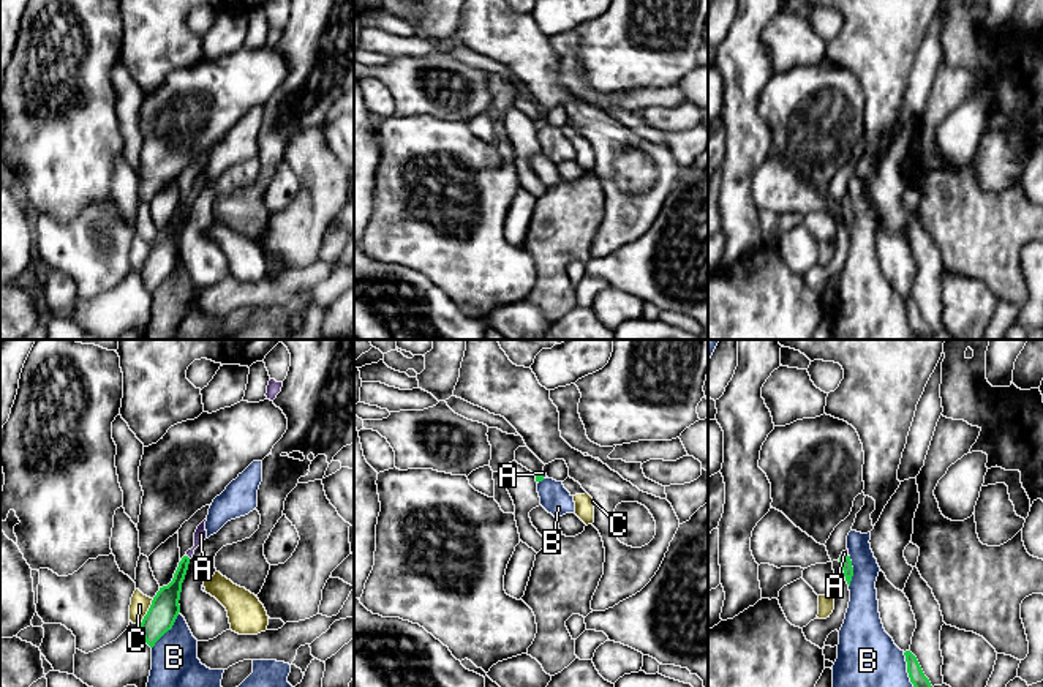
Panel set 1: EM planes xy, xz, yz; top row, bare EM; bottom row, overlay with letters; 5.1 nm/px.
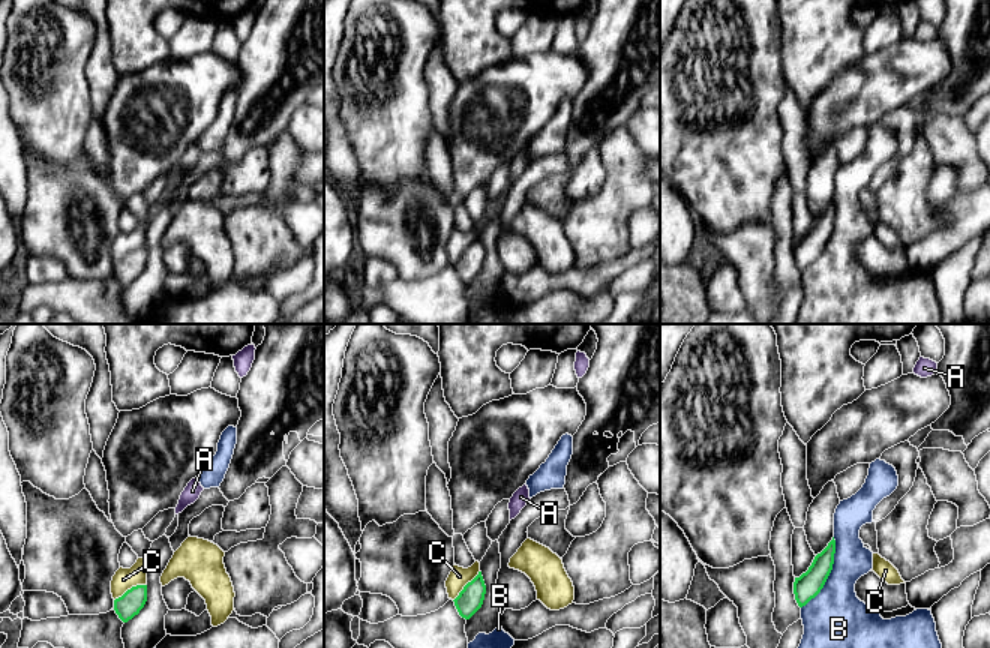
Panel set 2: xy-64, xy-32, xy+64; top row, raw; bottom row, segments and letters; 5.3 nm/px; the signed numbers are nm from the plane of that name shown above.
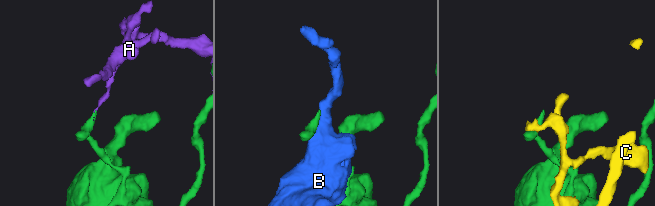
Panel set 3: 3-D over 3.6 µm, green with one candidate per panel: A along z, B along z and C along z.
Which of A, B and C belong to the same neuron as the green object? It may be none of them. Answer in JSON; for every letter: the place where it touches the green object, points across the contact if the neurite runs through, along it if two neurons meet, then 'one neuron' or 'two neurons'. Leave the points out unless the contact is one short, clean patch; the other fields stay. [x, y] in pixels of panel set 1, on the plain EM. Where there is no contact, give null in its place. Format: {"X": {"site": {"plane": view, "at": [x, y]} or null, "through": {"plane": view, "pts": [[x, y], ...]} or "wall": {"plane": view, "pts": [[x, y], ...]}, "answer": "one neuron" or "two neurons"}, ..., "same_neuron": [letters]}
{"A": {"site": {"plane": "xy", "at": [187, 202]}, "through": {"plane": "xy", "pts": [[166, 247], [187, 202], [201, 180]]}, "answer": "one neuron"}, "B": {"site": {"plane": "xy", "at": [168, 275]}, "answer": "two neurons"}, "C": {"site": {"plane": "xy", "at": [147, 258]}, "answer": "two neurons"}, "same_neuron": ["A"]}

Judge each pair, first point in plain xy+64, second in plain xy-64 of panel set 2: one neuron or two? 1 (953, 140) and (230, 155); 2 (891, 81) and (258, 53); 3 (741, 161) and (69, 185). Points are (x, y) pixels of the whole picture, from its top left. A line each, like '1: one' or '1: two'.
1: two
2: two
3: two

